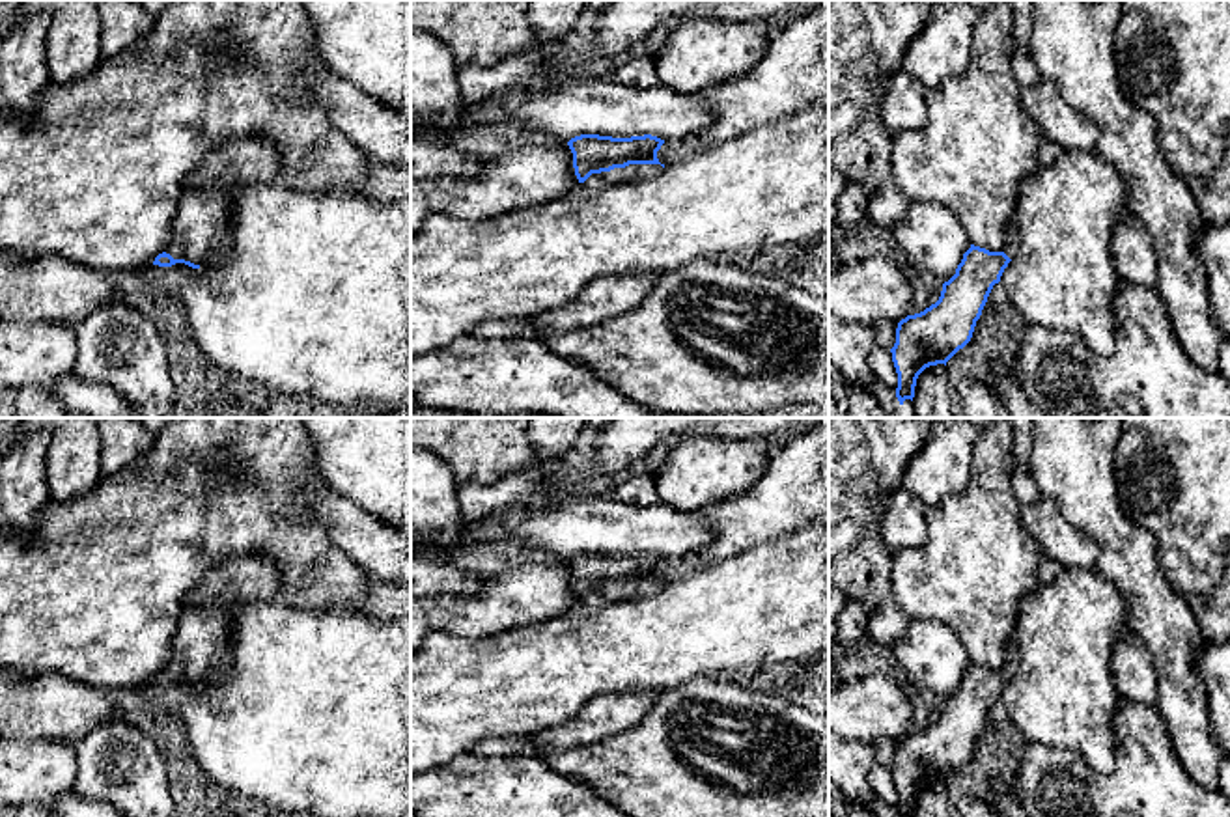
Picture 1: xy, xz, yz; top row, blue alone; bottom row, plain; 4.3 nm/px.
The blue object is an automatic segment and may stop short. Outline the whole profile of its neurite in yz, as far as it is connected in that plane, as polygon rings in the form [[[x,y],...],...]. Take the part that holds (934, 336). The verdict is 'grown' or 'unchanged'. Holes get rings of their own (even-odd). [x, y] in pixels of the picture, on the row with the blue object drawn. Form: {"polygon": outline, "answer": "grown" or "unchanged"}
{"polygon": [[[1013,222],[1002,252],[971,244],[956,274],[943,284],[939,300],[898,323],[890,353],[898,373],[896,397],[900,405],[905,399],[913,401],[916,379],[926,367],[946,366],[971,341],[987,297],[1015,256],[1019,241]]], "answer": "grown"}

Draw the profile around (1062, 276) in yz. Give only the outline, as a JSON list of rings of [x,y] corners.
[[[1068,151],[1040,166],[1017,187],[1019,246],[1000,282],[1027,325],[1069,330],[1099,356],[1116,349],[1114,298],[1122,284],[1111,257],[1118,220],[1131,215],[1124,177],[1096,153]]]

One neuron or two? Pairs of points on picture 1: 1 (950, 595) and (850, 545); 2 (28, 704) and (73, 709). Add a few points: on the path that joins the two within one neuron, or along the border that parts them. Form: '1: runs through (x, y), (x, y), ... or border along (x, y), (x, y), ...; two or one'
1: border along (891, 553), (891, 595), (900, 609); two
2: runs through (40, 707), (62, 709); one

